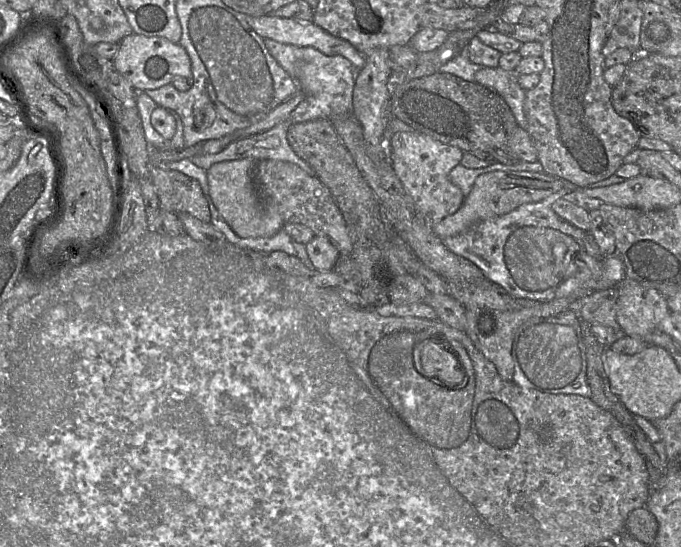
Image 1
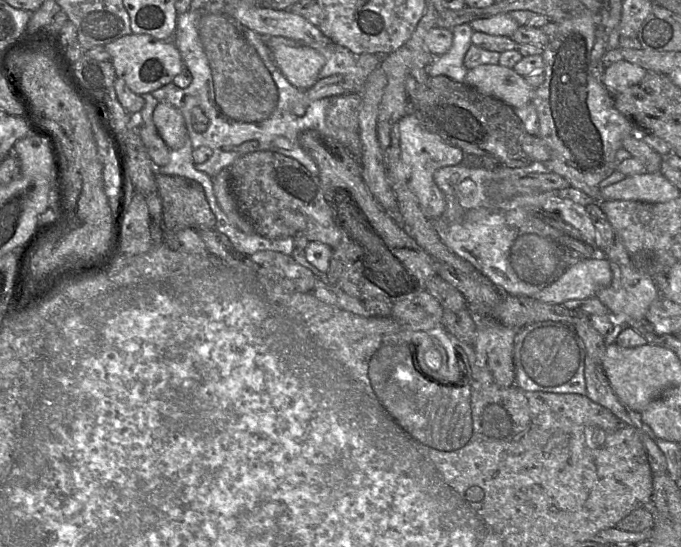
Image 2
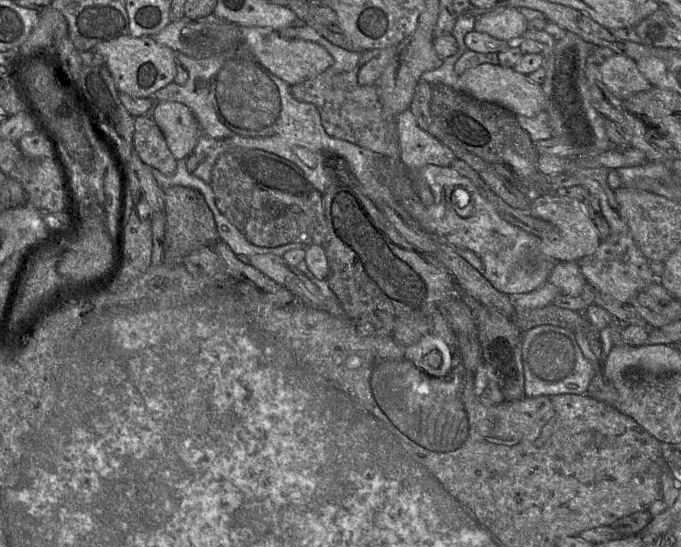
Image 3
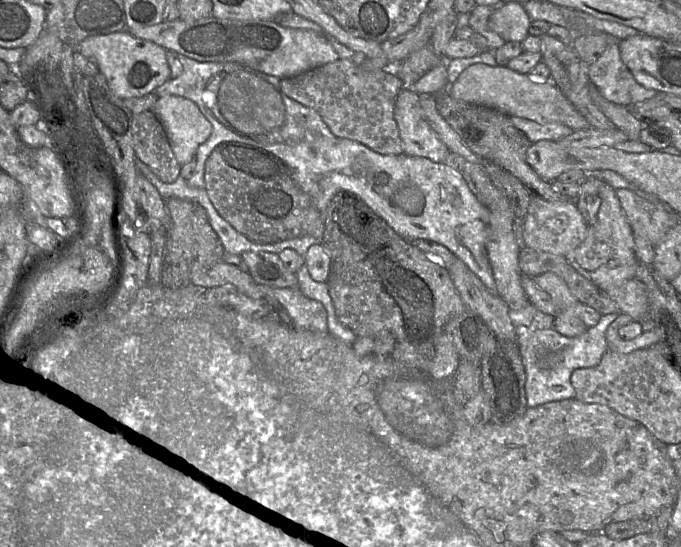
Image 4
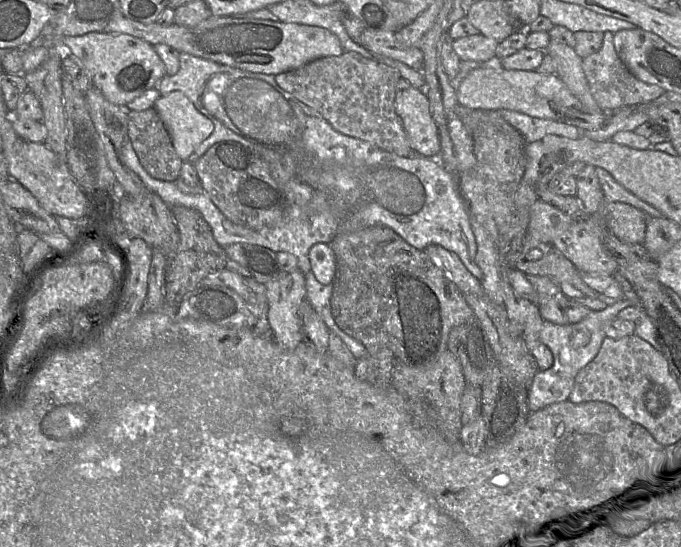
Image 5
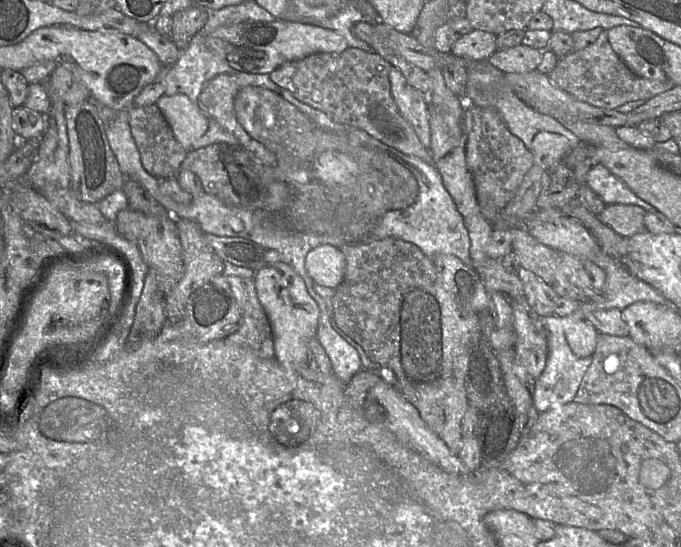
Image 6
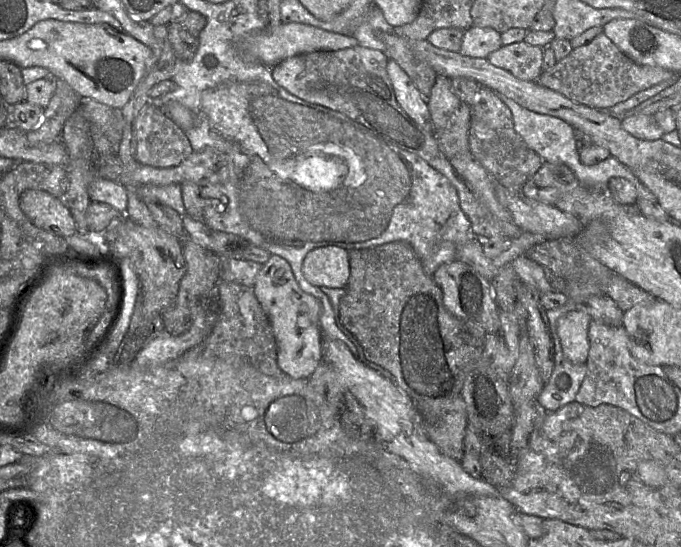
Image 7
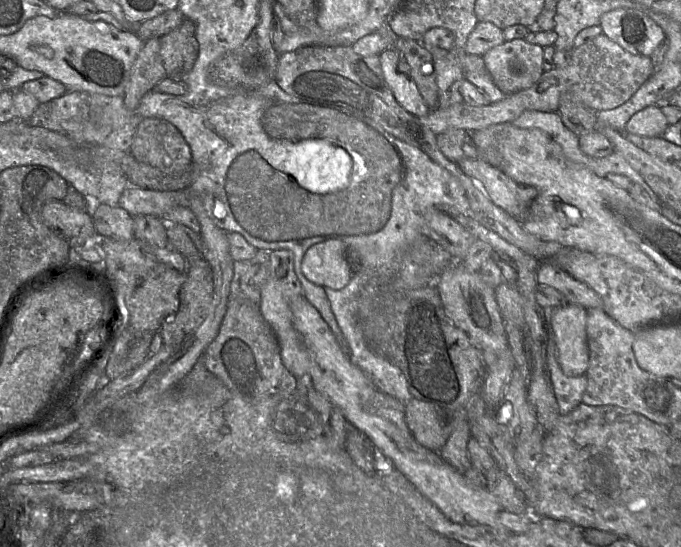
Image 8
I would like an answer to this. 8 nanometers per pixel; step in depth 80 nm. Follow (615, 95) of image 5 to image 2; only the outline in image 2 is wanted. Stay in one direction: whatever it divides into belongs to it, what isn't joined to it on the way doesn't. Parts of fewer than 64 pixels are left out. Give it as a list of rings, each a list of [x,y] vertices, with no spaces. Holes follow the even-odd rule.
[[[623,59],[605,68],[603,84],[615,96],[641,82],[646,74],[647,70],[643,67]]]

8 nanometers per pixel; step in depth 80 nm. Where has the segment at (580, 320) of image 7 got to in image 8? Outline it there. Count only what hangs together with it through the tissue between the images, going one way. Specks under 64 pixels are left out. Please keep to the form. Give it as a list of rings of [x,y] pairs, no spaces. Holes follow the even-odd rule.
[[[563,302],[553,308],[552,326],[562,371],[570,377],[585,374],[589,366],[586,309]]]

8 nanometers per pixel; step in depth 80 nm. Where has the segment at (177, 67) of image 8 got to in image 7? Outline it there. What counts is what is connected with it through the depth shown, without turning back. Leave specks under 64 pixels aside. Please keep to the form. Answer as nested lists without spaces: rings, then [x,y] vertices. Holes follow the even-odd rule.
[[[188,11],[183,17],[168,25],[168,37],[179,62],[188,62],[199,46],[199,34],[207,23],[204,15]]]

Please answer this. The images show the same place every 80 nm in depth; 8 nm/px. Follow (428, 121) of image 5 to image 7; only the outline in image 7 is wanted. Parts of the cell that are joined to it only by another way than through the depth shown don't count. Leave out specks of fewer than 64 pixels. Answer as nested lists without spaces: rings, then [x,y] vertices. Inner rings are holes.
[[[388,59],[386,69],[400,107],[418,124],[432,129],[427,98],[420,93],[396,61]]]

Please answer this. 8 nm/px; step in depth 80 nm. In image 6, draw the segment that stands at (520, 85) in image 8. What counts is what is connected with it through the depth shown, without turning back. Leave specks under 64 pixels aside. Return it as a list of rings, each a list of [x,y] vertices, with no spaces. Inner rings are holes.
[[[520,45],[497,50],[487,62],[504,73],[529,73],[537,70],[542,61],[542,50]]]

